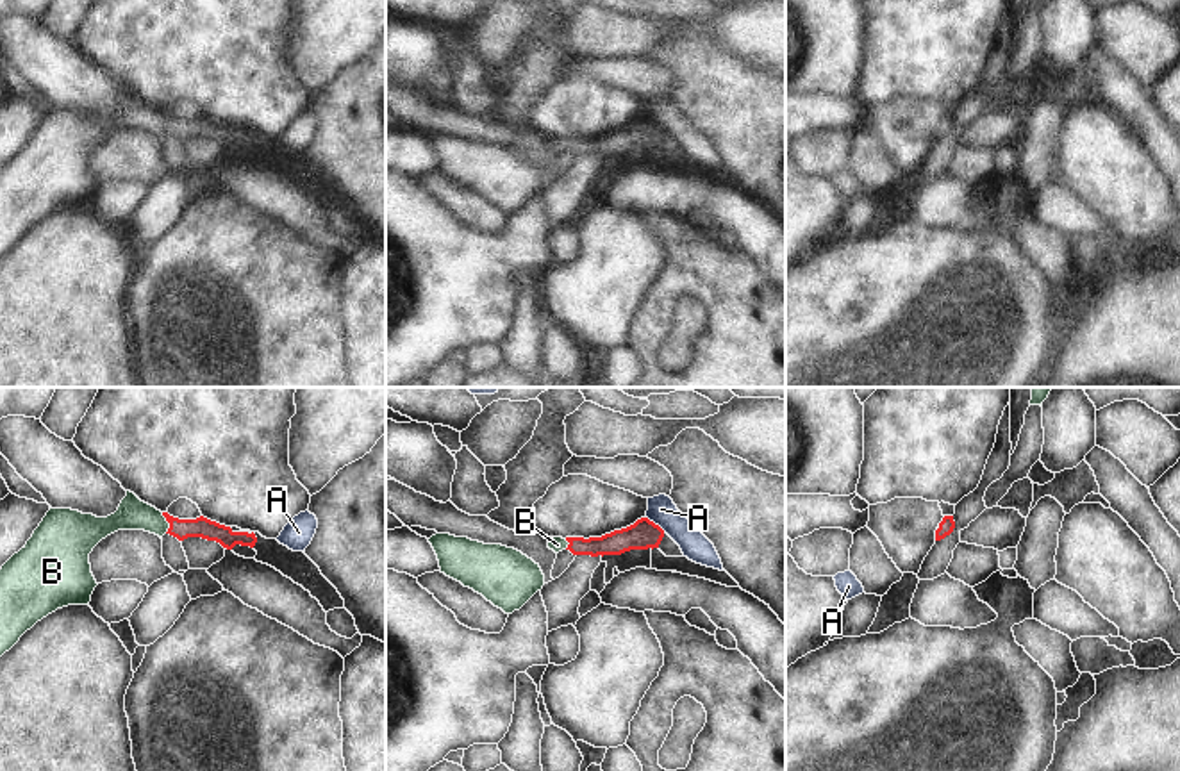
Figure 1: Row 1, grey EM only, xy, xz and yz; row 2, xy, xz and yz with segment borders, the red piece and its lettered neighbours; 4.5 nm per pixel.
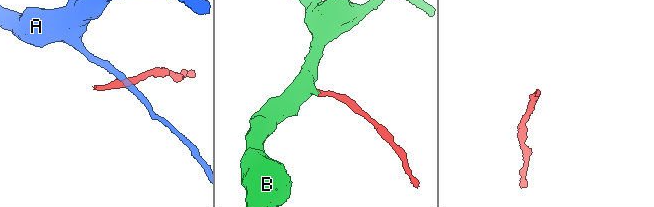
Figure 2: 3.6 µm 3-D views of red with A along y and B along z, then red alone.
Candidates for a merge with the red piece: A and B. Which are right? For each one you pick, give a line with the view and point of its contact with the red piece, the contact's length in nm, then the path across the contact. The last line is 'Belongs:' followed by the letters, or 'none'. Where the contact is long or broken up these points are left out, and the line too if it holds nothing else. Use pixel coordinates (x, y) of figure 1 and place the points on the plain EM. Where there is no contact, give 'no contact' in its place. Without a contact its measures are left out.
B: meets red in xy at (168, 122); contact 100 nm long; runs through xy (200, 127), (168, 122), (154, 122), (132, 115)
Belongs: B

